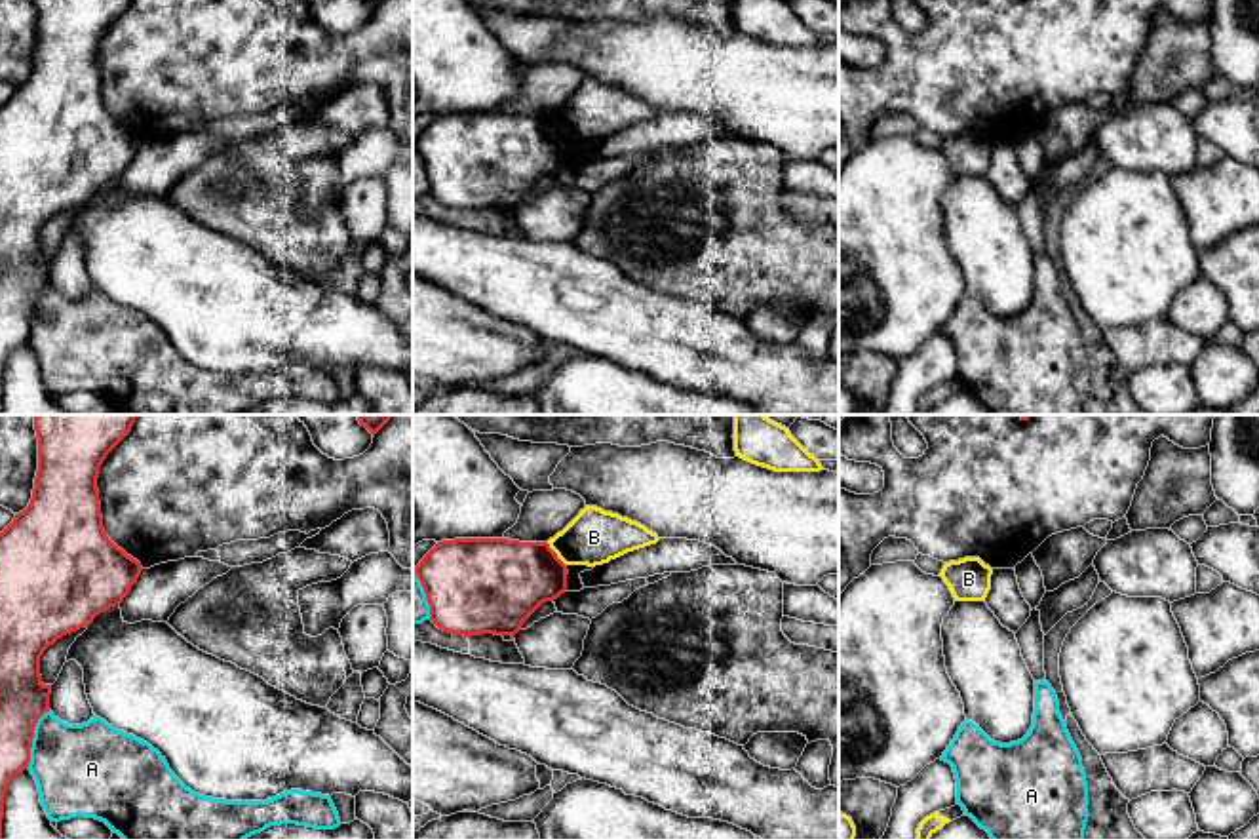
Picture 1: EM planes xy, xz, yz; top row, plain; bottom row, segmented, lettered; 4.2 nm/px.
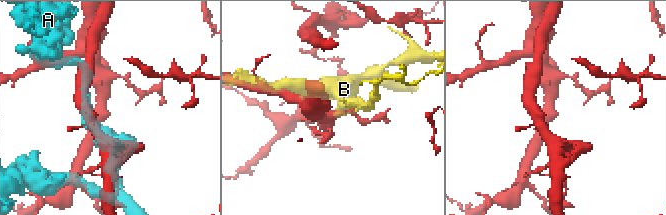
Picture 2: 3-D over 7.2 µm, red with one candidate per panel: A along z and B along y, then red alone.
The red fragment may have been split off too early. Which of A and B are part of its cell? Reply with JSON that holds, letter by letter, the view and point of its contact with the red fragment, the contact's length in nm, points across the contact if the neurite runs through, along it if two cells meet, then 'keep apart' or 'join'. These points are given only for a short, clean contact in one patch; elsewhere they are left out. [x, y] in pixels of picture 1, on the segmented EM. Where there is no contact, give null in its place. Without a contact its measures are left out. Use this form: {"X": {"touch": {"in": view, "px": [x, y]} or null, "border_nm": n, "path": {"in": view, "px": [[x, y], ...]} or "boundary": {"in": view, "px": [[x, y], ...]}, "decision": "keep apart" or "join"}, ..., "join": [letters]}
{"A": {"touch": {"in": "xy", "px": [33, 737]}, "border_nm": 260, "decision": "keep apart"}, "B": {"touch": {"in": "xz", "px": [556, 554]}, "border_nm": 130, "boundary": {"in": "xz", "px": [[546, 543], [565, 565]]}, "decision": "keep apart"}, "join": []}

